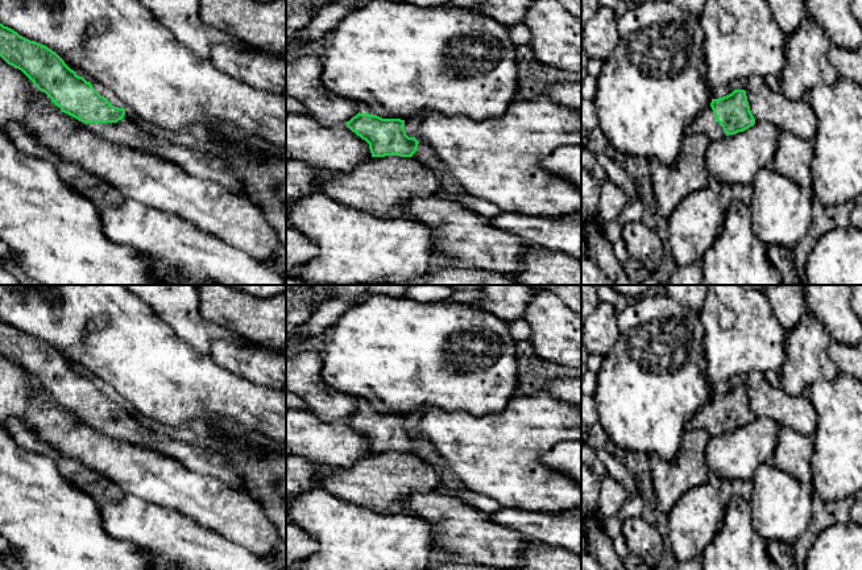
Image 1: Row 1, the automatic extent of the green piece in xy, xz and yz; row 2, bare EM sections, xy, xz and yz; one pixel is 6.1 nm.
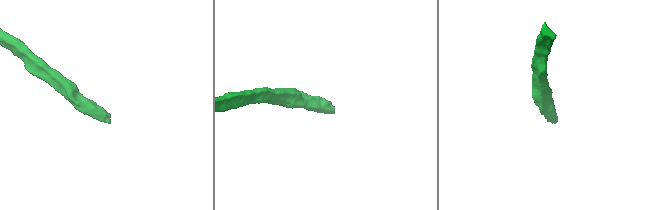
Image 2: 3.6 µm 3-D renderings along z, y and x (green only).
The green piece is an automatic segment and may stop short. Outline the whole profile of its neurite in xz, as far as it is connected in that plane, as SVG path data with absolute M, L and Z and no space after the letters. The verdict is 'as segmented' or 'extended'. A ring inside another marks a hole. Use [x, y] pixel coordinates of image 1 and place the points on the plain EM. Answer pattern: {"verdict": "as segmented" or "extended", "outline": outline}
{"verdict": "as segmented", "outline": "M359 408L345 420L369 439L372 453L413 453L419 439L415 433L406 430L405 416L401 414L382 414Z"}

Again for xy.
{"verdict": "extended", "outline": "M0 319L0 352L8 360L21 365L62 408L84 418L90 426L103 434L156 449L170 455L191 472L217 478L228 487L246 492L244 479L232 470L223 454L158 433L154 433L153 441L145 441L140 434L141 424L124 404L112 401L55 347L20 331L3 319Z"}

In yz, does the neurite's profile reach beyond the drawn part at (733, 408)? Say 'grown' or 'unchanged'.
grown

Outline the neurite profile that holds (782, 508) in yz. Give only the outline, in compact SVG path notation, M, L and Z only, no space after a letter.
M768 462L758 467L751 480L754 529L767 542L793 545L809 528L813 516L812 491Z

